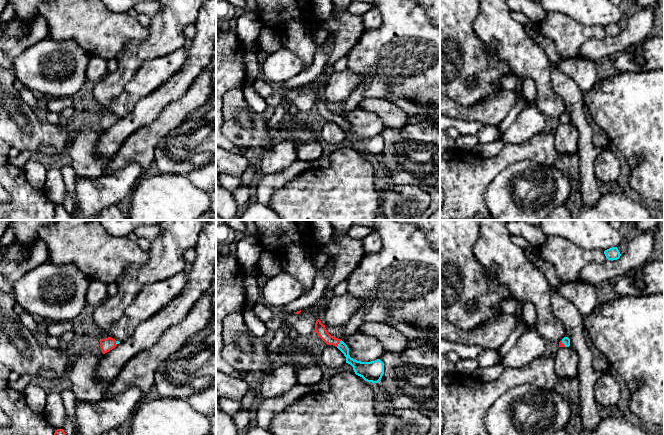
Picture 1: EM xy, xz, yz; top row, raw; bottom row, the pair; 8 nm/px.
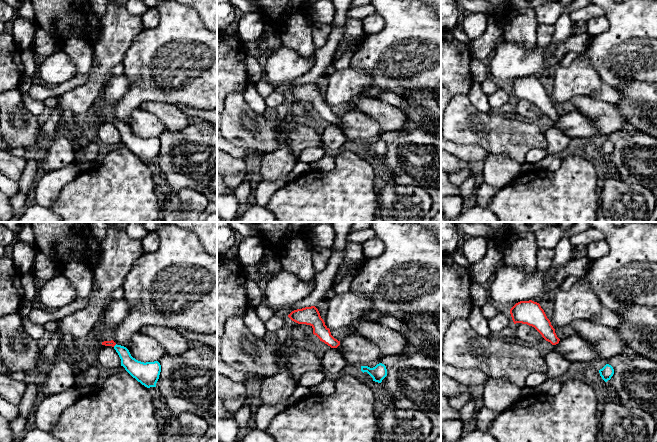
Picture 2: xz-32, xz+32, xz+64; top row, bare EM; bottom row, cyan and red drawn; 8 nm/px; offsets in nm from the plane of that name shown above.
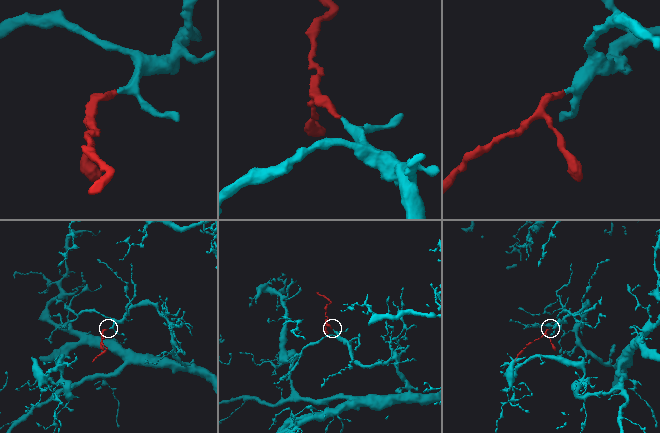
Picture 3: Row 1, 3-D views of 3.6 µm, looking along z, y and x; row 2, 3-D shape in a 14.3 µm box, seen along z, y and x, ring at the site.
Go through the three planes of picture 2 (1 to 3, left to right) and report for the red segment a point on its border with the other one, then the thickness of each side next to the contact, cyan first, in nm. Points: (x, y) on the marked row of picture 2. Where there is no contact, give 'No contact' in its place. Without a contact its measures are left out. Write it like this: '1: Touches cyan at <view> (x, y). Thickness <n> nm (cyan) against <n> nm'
1: Touches cyan at xz-32 (115, 345). Thickness 140 nm (cyan) against 50 nm
2: No contact
3: No contact

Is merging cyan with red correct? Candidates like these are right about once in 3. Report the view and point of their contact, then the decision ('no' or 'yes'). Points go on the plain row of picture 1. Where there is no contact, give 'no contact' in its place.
meets cyan in xz at (339, 119); yes

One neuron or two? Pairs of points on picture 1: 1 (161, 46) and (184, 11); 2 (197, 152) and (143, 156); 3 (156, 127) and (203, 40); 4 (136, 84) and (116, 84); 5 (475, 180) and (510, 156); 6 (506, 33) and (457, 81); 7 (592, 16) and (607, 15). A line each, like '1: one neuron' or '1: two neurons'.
1: one neuron
2: two neurons
3: two neurons
4: two neurons
5: one neuron
6: two neurons
7: one neuron

